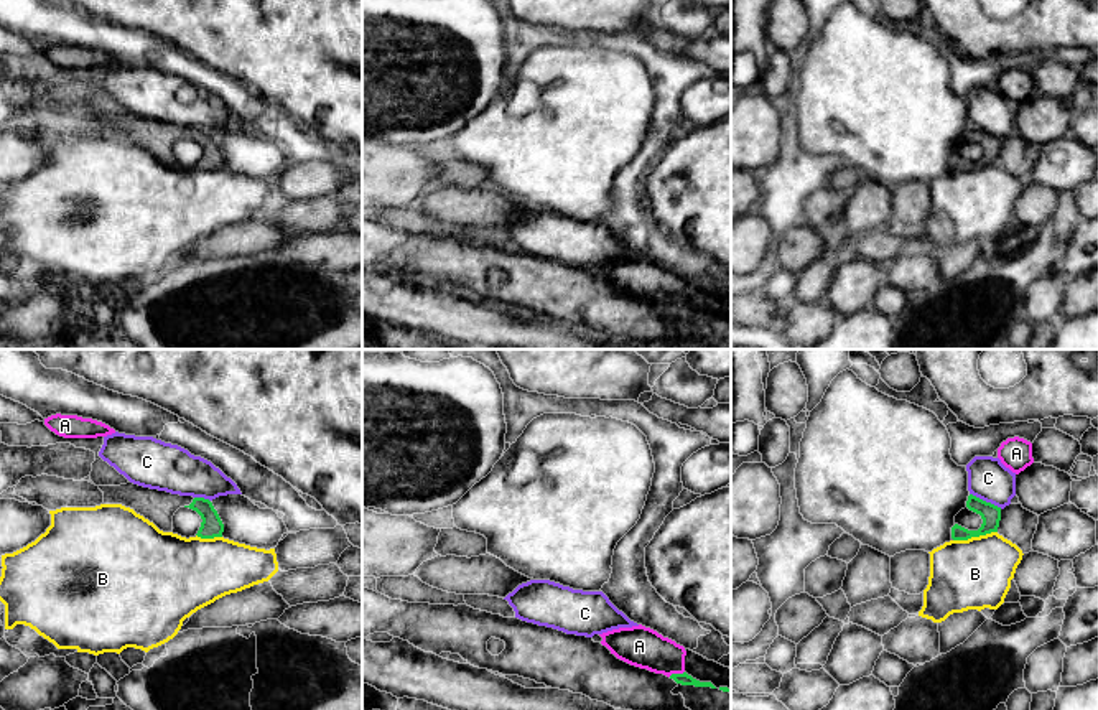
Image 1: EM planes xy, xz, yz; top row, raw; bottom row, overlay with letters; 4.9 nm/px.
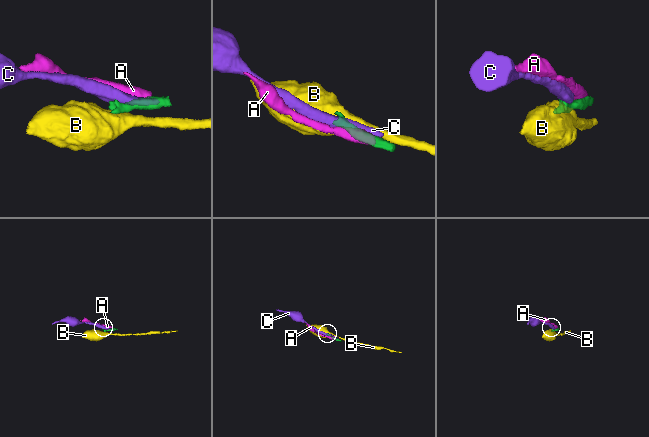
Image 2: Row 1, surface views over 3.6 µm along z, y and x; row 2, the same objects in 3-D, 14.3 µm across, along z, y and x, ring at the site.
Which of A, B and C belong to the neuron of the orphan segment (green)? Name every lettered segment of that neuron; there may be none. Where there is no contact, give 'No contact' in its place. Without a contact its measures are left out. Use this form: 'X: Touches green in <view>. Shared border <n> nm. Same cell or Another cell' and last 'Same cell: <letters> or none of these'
A: Touches green in xz. Shared border 80 nm. Another cell
B: Touches green in yz. Shared border 220 nm. Another cell
C: Touches green in yz. Shared border 180 nm. Another cell
Same cell: none of these

